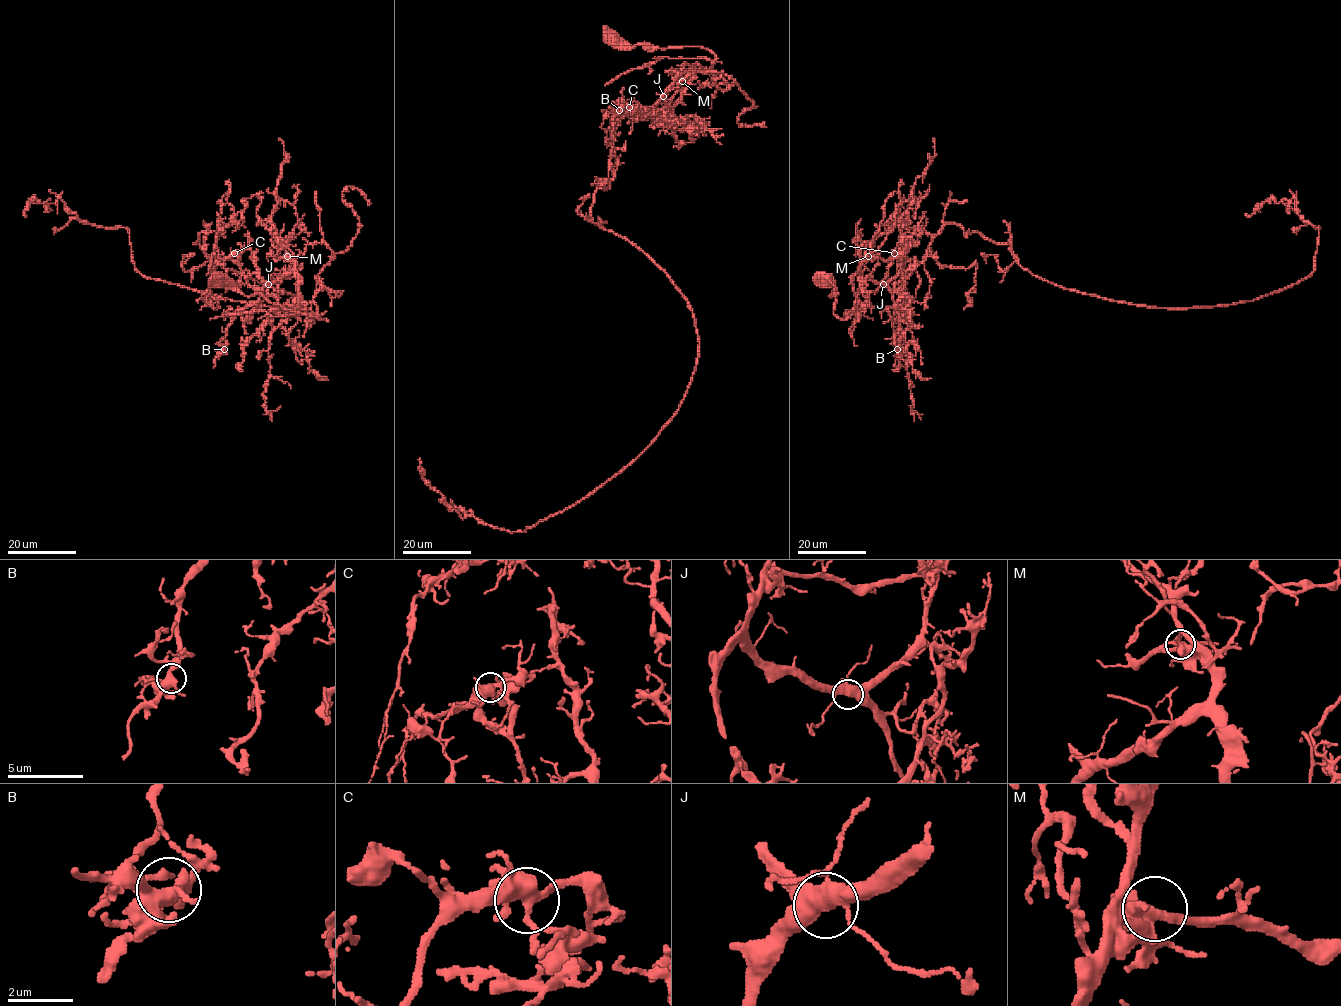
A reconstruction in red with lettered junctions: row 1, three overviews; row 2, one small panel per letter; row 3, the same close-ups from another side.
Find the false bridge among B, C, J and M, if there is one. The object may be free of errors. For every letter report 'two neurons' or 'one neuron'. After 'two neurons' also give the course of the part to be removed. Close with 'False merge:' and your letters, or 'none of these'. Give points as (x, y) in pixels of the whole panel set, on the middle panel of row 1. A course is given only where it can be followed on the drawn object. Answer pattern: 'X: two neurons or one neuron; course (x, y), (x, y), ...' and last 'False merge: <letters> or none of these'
B: one neuron
C: two neurons; course (629, 108), (591, 221), (639, 247), (692, 312), (679, 409), (522, 532), (445, 501), (420, 458)
J: one neuron
M: one neuron
False merge: C

